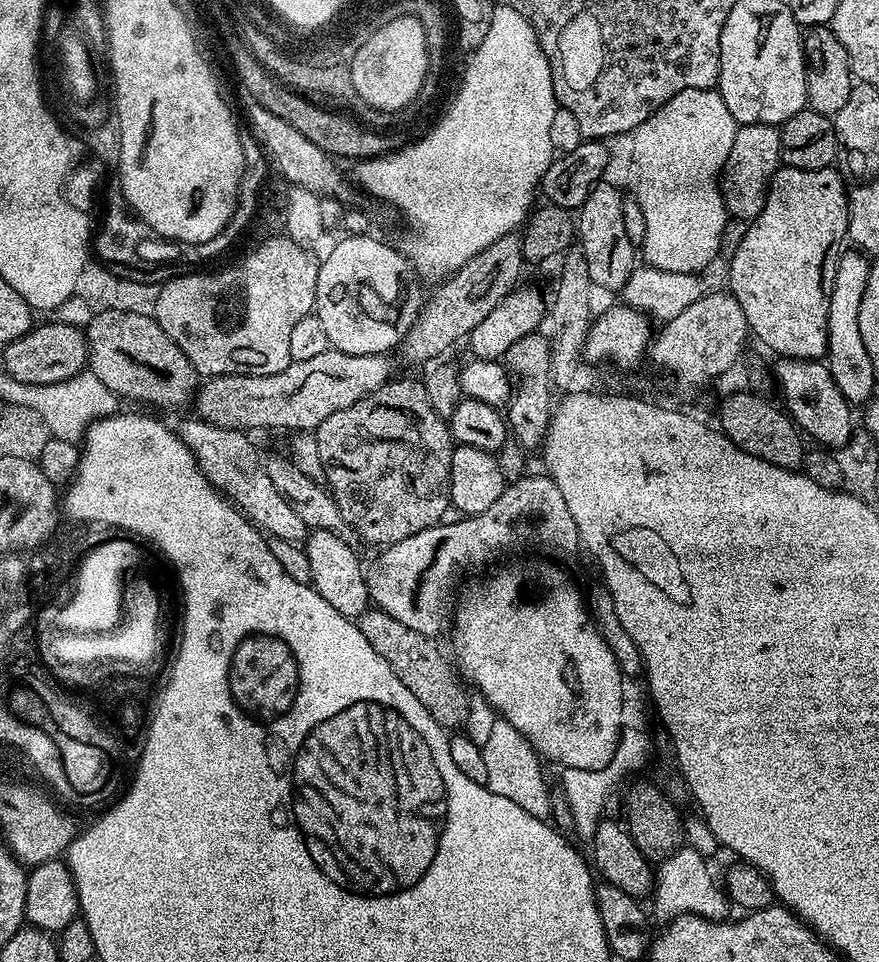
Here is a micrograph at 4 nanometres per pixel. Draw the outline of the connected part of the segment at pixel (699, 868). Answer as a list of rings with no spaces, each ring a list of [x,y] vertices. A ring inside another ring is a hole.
[[[681,846],[670,858],[659,861],[654,872],[654,897],[656,912],[664,922],[675,916],[701,916],[707,920],[724,920],[730,901],[725,889],[708,873],[708,864],[700,852]],[[717,884],[717,885],[716,885]]]

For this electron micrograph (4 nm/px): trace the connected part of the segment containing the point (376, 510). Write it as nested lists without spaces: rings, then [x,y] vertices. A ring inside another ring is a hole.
[[[393,378],[378,386],[378,390],[366,394],[366,398],[338,410],[338,414],[330,414],[330,418],[314,431],[322,470],[326,470],[326,487],[338,510],[342,510],[342,518],[346,518],[361,541],[387,546],[410,538],[410,534],[418,534],[418,530],[433,528],[445,519],[444,511],[450,508],[448,479],[454,447],[452,430],[445,417],[434,410],[419,379]]]

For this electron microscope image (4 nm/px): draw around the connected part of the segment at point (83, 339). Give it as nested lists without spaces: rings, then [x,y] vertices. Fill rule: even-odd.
[[[37,323],[22,338],[3,345],[2,371],[23,384],[53,384],[85,371],[88,363],[88,337],[75,324]]]

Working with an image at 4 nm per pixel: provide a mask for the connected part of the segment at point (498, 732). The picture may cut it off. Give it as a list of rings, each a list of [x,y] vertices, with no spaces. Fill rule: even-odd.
[[[496,718],[491,727],[490,736],[481,747],[483,761],[486,762],[485,785],[494,794],[502,794],[502,798],[510,798],[526,814],[534,814],[534,818],[548,820],[552,813],[553,795],[548,794],[548,786],[544,782],[544,774],[540,770],[541,757],[533,750],[527,738],[510,722],[503,718]]]

